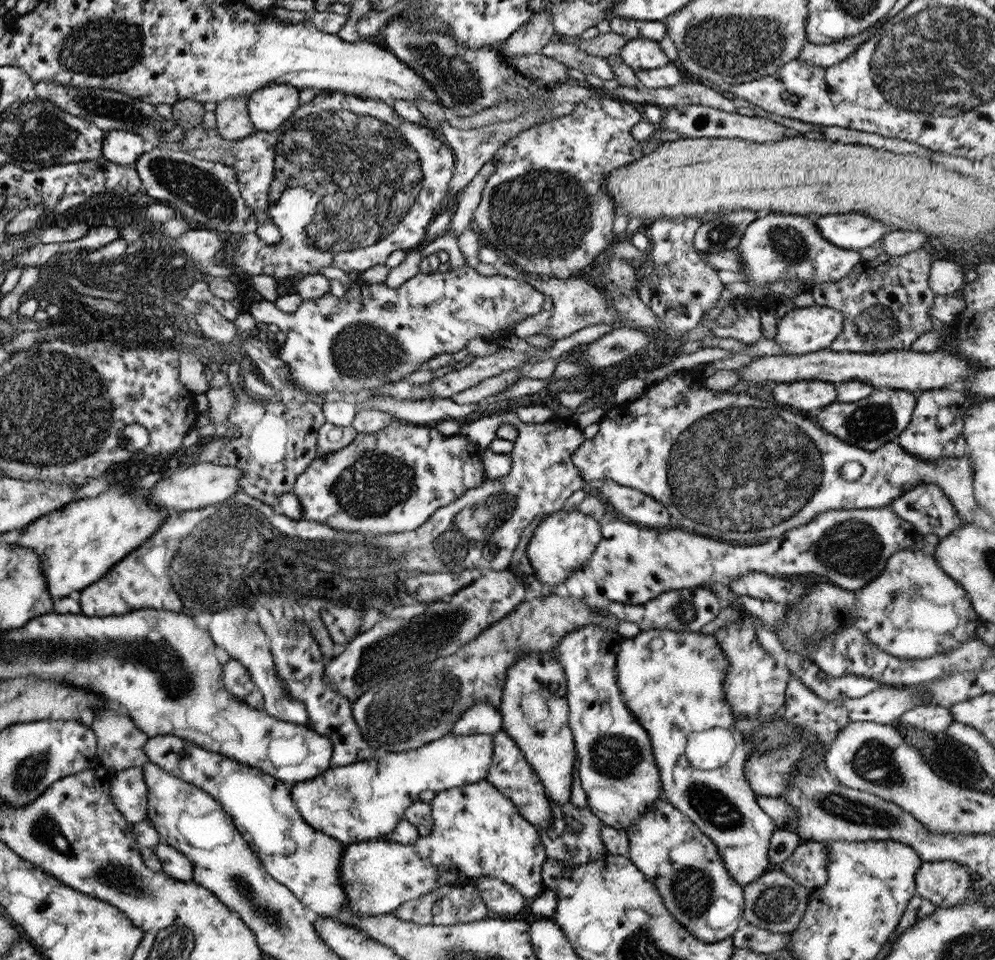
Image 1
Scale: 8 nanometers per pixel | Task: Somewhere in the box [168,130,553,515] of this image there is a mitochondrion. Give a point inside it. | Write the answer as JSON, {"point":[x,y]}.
{"point":[363,351]}

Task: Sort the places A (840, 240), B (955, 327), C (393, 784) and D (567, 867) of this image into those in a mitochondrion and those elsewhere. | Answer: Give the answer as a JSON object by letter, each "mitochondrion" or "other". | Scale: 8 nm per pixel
{"A":"other","B":"other","C":"other","D":"other"}

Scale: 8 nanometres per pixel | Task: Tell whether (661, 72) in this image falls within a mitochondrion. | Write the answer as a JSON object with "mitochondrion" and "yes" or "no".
{"mitochondrion":"no"}

